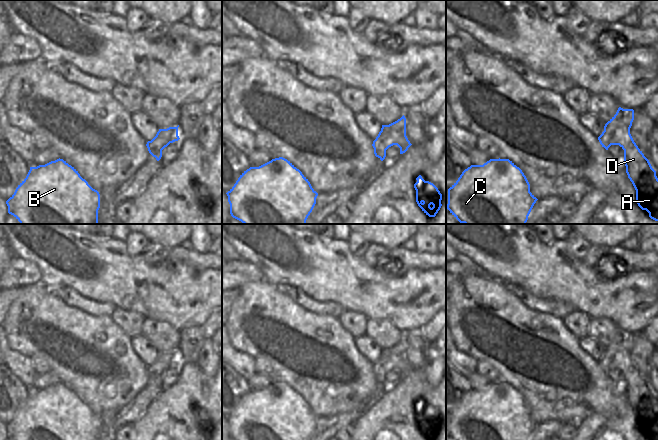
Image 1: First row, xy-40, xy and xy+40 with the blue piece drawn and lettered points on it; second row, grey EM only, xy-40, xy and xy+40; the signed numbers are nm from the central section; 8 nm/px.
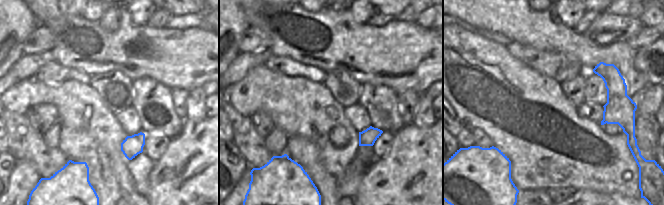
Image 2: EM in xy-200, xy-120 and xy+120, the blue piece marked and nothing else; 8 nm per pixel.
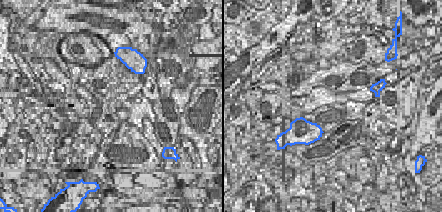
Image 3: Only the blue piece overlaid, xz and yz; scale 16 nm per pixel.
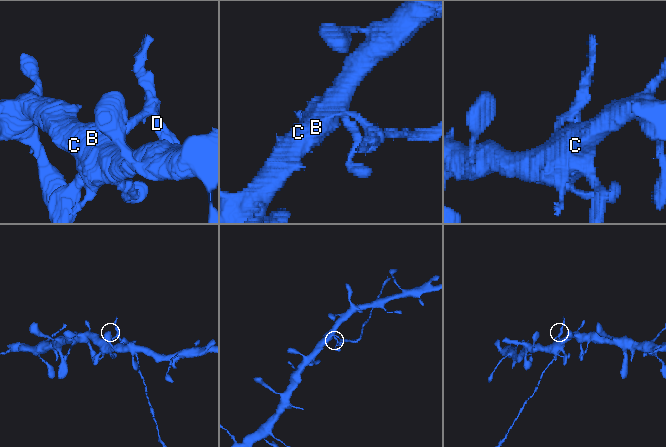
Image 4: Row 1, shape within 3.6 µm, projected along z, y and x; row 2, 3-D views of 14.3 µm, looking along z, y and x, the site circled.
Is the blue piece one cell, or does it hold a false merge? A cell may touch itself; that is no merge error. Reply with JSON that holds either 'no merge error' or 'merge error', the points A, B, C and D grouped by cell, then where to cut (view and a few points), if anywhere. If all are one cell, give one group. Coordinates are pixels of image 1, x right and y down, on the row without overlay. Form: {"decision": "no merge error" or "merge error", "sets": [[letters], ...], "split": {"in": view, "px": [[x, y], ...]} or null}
{"decision": "merge error", "sets": [["A", "D"], ["B", "C"]], "split": {"in": "xy+40", "px": [[604, 354], [607, 354], [617, 364], [618, 368]]}}

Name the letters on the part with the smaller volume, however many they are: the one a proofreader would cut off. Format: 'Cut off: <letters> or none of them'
Cut off: A, D

